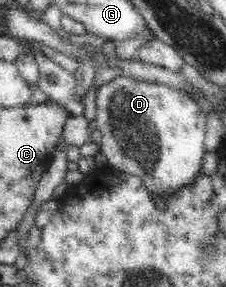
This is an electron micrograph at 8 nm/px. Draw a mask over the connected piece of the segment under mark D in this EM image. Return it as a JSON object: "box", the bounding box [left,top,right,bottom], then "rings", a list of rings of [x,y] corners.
{"box":[94,74,207,209],"rings":[[[122,74],[99,86],[96,96],[97,112],[94,120],[97,131],[102,135],[100,156],[106,157],[111,167],[126,175],[139,176],[143,185],[151,191],[159,209],[164,209],[168,200],[178,190],[192,185],[192,182],[203,174],[202,160],[207,152],[204,145],[206,114],[188,95],[162,84],[138,81]]]}

